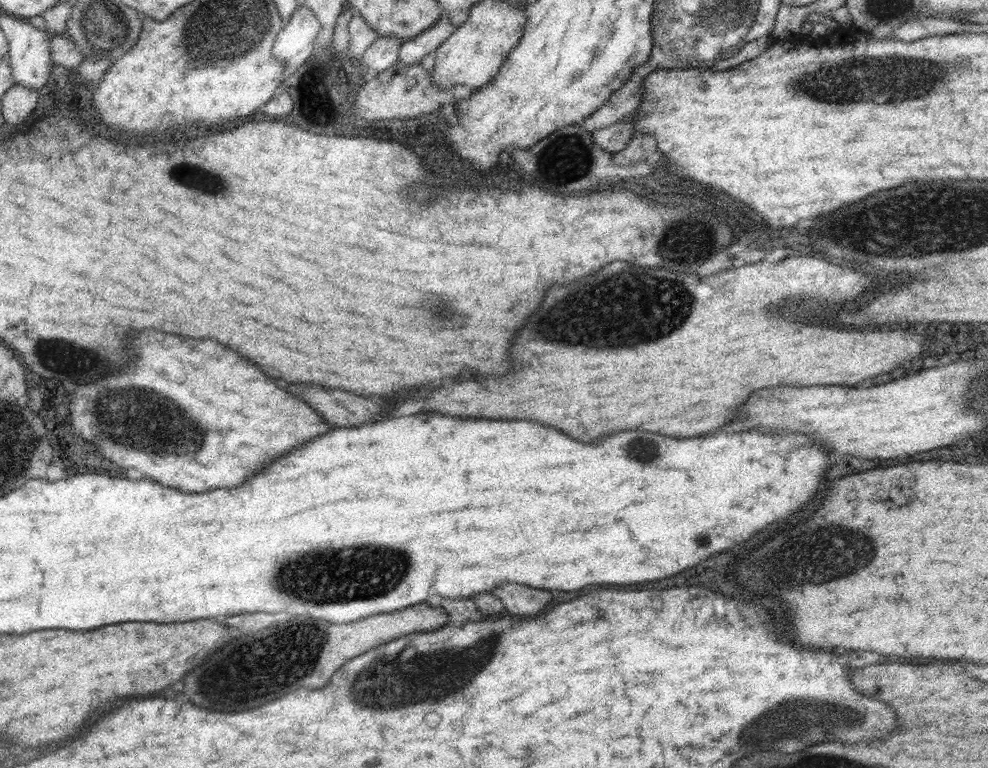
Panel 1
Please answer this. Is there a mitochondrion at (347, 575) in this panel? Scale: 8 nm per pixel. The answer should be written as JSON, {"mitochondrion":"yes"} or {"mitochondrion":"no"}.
{"mitochondrion":"yes"}

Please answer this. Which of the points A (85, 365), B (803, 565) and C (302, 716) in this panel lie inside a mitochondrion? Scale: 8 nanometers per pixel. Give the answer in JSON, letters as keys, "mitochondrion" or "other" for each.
{"A":"mitochondrion","B":"mitochondrion","C":"other"}

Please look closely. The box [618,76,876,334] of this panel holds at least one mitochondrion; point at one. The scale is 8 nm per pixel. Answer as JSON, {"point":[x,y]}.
{"point":[677,234]}

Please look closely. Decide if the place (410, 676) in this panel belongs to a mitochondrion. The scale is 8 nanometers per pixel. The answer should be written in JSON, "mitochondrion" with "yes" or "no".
{"mitochondrion":"yes"}

